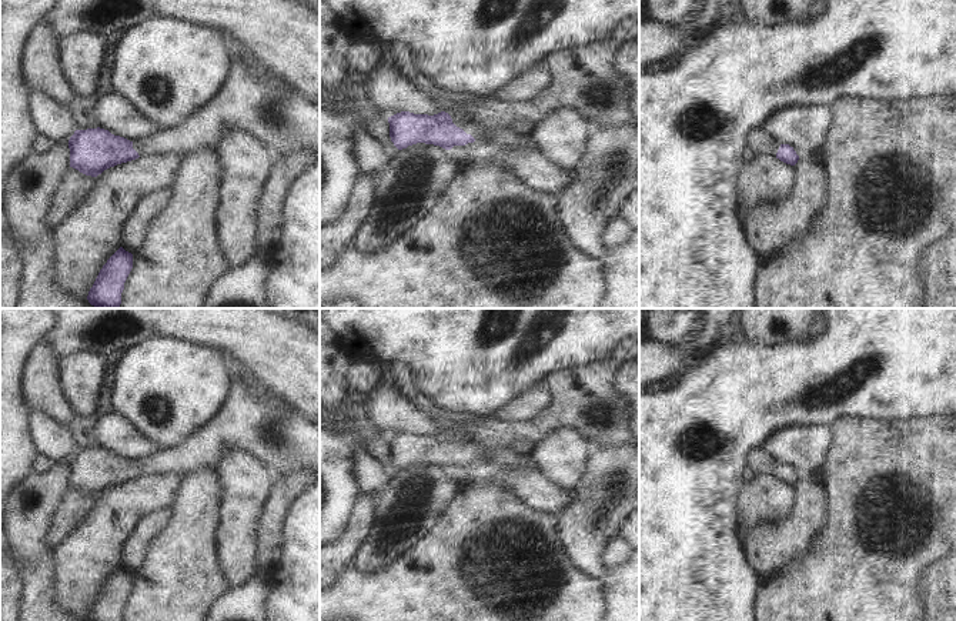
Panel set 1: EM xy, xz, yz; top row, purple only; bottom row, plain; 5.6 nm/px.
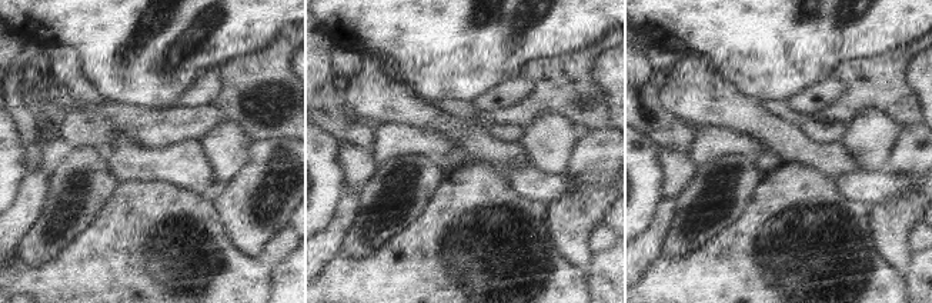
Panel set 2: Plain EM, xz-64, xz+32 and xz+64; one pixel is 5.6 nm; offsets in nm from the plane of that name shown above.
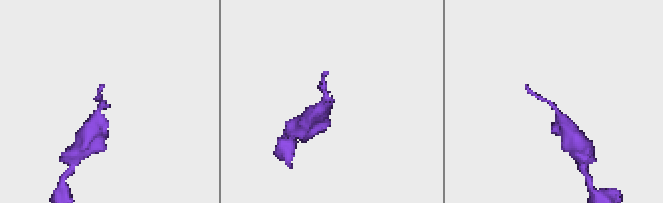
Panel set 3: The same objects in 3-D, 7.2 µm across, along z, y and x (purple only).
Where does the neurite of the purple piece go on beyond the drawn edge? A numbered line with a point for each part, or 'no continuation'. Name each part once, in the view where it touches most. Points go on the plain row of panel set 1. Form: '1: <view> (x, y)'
1: xz (584, 399)

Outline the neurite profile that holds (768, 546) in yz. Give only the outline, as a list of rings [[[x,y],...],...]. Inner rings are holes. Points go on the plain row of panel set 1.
[[[803,475],[795,488],[795,508],[782,522],[762,521],[741,540],[745,558],[758,575],[806,554],[825,522],[828,501],[822,484],[813,475]]]

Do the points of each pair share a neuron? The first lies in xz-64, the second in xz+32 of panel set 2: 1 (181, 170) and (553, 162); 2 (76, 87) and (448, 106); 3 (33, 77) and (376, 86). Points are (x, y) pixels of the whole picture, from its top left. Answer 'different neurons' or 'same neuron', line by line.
1: same neuron
2: same neuron
3: different neurons

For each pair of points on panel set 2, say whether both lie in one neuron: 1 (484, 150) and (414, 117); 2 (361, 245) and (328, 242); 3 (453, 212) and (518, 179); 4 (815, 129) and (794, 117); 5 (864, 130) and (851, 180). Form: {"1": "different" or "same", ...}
{"1": "same", "2": "different", "3": "different", "4": "same", "5": "same"}

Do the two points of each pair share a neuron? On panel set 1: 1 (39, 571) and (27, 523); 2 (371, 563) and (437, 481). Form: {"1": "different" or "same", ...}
{"1": "same", "2": "same"}

